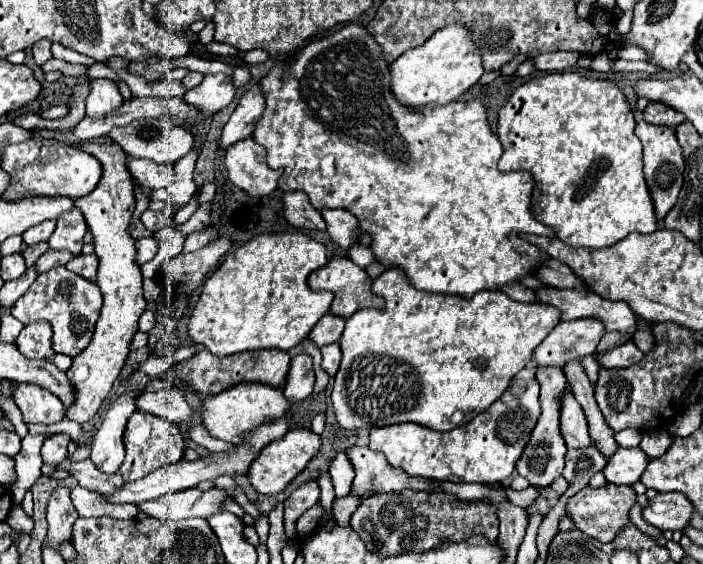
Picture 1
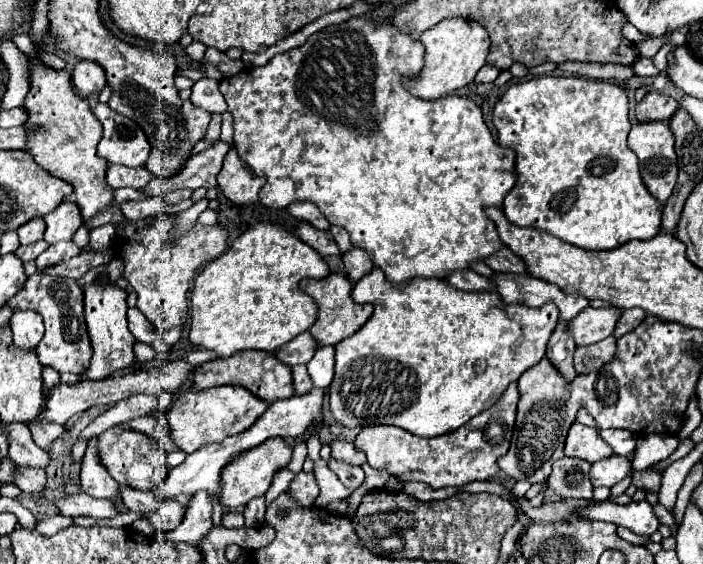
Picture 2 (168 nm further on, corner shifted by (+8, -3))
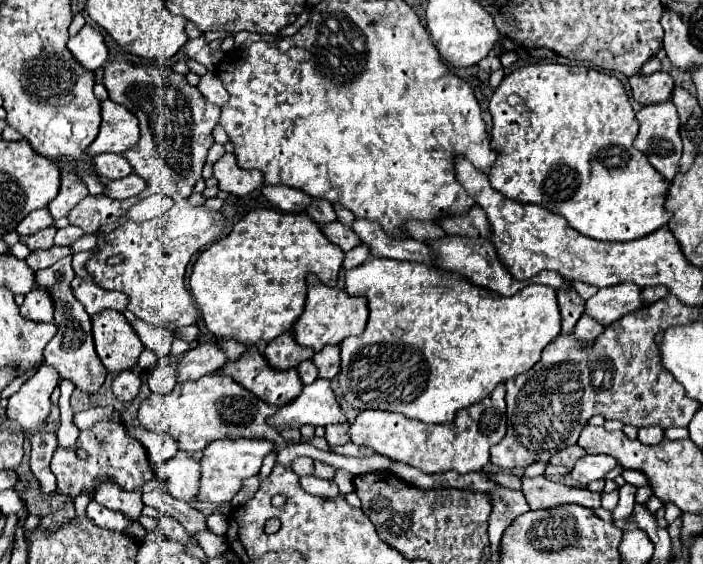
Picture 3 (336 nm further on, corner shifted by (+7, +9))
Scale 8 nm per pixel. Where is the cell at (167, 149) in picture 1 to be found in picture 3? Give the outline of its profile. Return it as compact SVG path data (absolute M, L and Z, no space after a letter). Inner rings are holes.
M105 100L101 102L101 128L99 128L99 134L97 138L91 142L91 146L87 148L87 154L91 156L97 156L97 154L103 154L103 152L115 152L115 154L121 154L123 148L131 148L133 144L137 144L139 140L139 124L135 120L135 116L123 108L121 104L113 104L111 100Z

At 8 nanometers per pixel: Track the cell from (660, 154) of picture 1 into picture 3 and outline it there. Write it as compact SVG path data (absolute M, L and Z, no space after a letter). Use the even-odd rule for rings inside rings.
M671 100L667 102L659 102L659 104L651 104L651 106L643 106L637 112L637 120L639 120L639 134L633 142L633 146L637 150L641 150L649 162L653 164L653 168L667 180L671 182L673 176L679 172L679 158L681 158L681 136L679 136L679 116L677 116L677 108Z

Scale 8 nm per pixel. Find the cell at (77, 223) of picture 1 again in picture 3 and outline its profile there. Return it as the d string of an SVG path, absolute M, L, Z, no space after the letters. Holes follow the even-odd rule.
M61 168L61 186L59 186L59 196L55 196L55 200L51 200L51 204L47 206L53 220L59 220L63 216L69 214L69 210L73 206L77 206L85 196L89 194L87 186L69 170Z

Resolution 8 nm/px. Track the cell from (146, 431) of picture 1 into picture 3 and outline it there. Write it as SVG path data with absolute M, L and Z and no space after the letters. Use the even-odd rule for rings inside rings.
M103 420L103 422L95 422L91 428L79 432L79 438L77 438L75 446L73 446L73 448L61 448L61 446L59 446L59 448L55 450L55 454L53 454L51 472L53 472L55 478L57 478L57 490L55 490L57 494L71 496L71 498L83 494L85 490L87 490L89 494L93 494L93 486L97 486L99 480L113 480L113 482L119 484L119 488L123 488L123 490L137 490L143 482L151 480L153 474L155 474L155 466L149 462L145 448L143 448L135 438L131 438L131 436L127 434L127 430L125 430L121 424L105 422L105 420ZM75 446L87 450L89 458L87 458L87 460L79 460L77 454L75 454Z

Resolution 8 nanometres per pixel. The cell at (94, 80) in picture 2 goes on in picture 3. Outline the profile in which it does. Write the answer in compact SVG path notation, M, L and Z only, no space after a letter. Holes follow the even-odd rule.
M87 24L75 36L69 38L67 48L77 58L77 62L81 62L89 70L101 68L101 64L107 60L107 54L109 54L103 36Z

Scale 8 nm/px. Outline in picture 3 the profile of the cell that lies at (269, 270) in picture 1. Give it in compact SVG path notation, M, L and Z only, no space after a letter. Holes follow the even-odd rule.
M255 208L245 214L225 238L217 240L199 254L189 276L189 286L205 326L215 336L233 338L251 346L257 342L271 342L283 332L289 332L305 306L305 276L313 272L323 278L325 285L334 287L343 258L345 252L327 240L321 226L311 216L303 212L287 214L275 208Z

